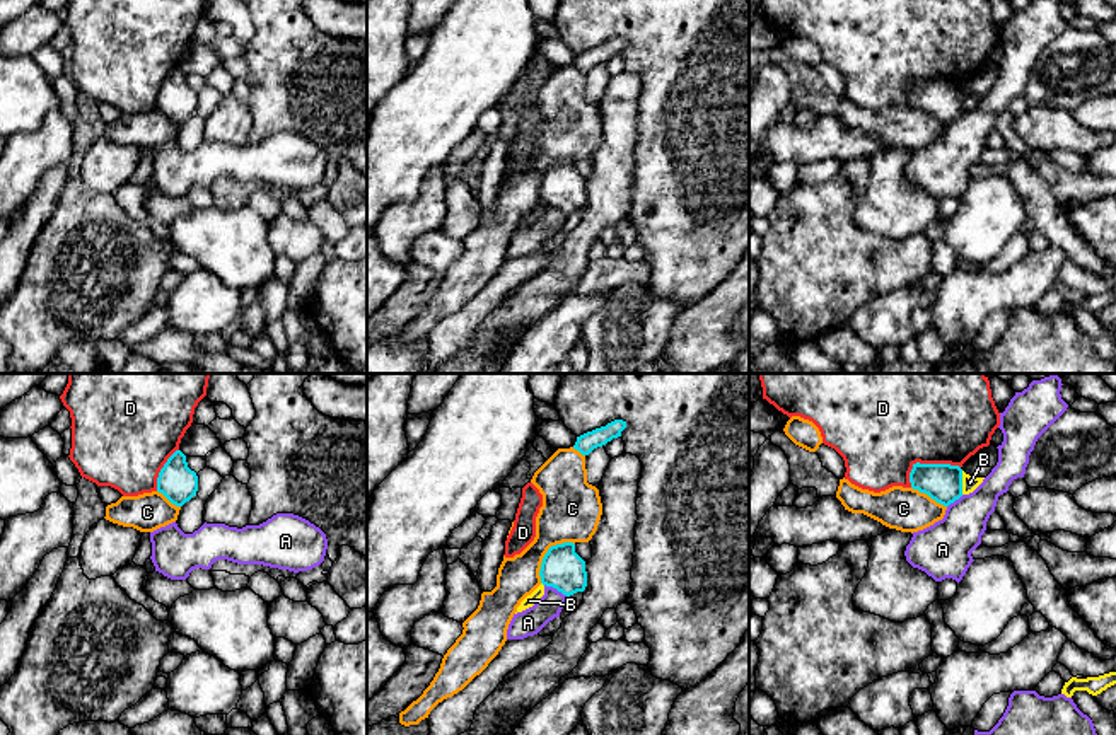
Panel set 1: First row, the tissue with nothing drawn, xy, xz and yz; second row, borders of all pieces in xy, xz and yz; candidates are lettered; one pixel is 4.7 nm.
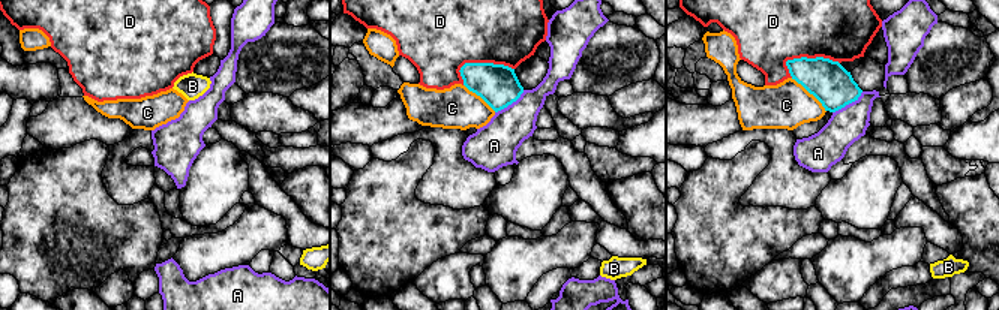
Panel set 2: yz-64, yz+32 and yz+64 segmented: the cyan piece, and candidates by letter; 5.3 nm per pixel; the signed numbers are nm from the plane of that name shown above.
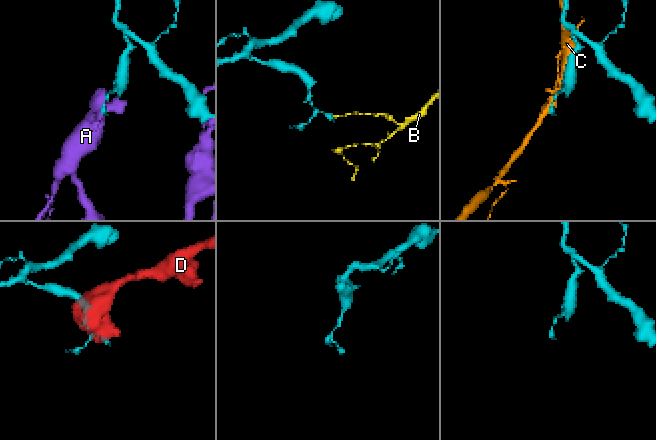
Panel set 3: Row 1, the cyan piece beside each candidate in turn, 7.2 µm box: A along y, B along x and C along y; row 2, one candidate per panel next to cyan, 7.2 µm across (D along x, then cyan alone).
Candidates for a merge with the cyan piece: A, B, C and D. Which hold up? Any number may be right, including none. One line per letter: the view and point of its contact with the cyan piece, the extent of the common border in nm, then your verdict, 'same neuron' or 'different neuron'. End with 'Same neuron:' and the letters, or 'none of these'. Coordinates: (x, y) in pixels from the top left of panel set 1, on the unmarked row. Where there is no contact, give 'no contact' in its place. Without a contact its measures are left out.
A: xz (557, 207) | 130 nm | different neuron
B: yz (961, 101) | 110 nm | different neuron
C: xz (545, 173) | 260 nm | different neuron
D: yz (925, 82) | 260 nm | different neuron
Same neuron: none of these

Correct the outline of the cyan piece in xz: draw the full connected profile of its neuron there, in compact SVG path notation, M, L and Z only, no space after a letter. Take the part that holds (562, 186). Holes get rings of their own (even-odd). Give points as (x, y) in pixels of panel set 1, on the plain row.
M573 160L551 164L539 188L541 201L570 215L587 205L585 179L575 171Z

